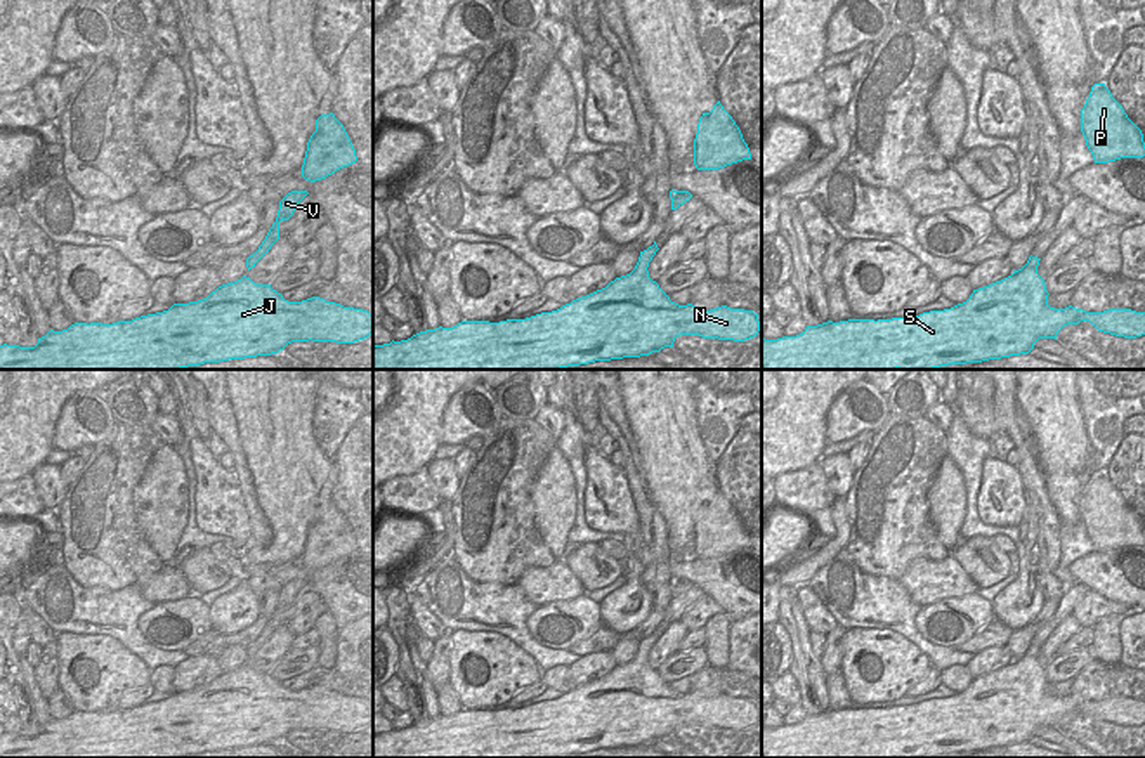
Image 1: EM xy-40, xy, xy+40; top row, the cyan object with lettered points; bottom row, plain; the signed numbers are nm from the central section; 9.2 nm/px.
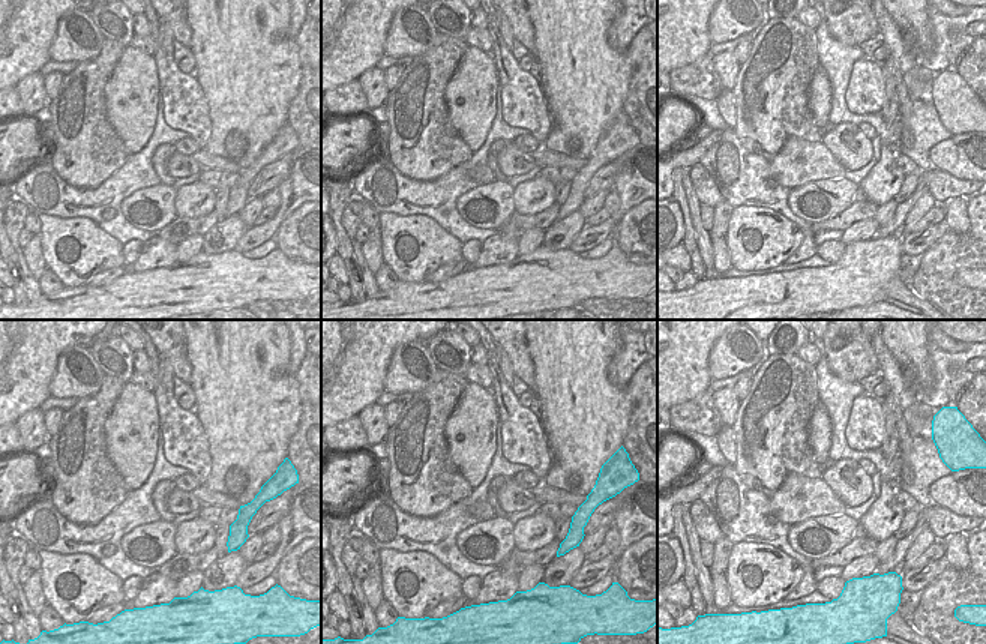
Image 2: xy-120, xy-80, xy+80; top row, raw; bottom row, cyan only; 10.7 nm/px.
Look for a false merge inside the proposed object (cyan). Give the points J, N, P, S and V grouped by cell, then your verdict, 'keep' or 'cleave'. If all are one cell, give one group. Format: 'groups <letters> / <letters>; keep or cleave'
groups J N P S V; keep

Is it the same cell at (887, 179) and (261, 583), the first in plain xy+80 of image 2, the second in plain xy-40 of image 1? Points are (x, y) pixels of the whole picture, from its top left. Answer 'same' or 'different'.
different

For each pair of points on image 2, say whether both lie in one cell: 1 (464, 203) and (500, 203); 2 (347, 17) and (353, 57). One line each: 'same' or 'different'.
1: same
2: same

